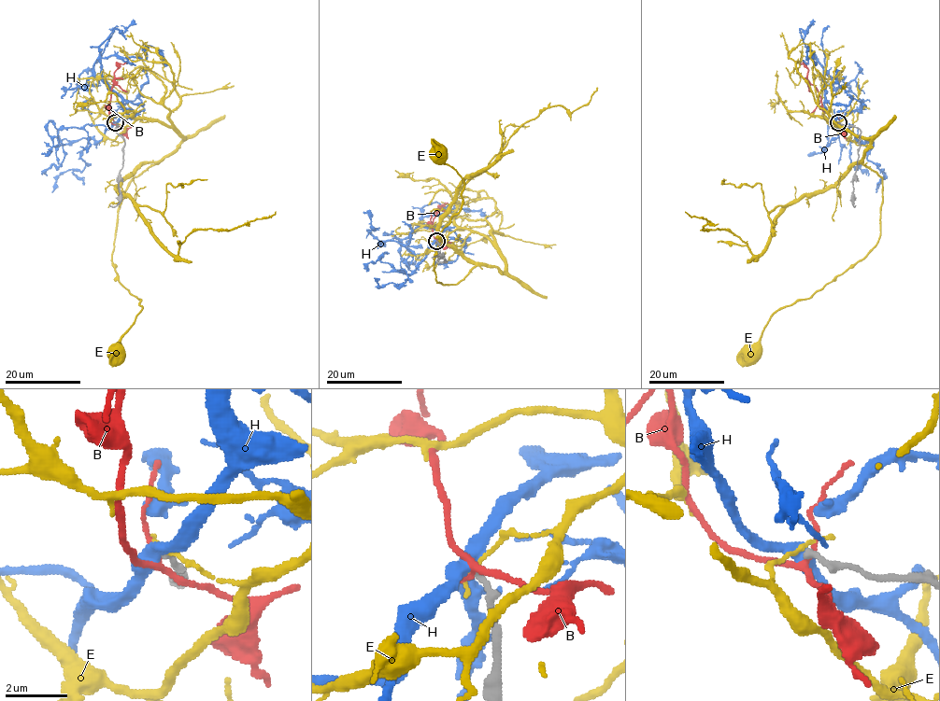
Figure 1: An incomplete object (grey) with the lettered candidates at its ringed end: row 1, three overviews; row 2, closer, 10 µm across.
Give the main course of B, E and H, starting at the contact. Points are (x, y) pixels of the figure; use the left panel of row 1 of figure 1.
B: (115, 123), (112, 123), (110, 116), (111, 91), (115, 70), (125, 63)
E: (115, 121), (160, 120), (183, 139), (133, 179), (120, 206), (113, 264), (142, 307), (121, 340), (121, 353)
H: (115, 121), (122, 111), (121, 97), (103, 77), (102, 58), (145, 59), (152, 46), (166, 66)

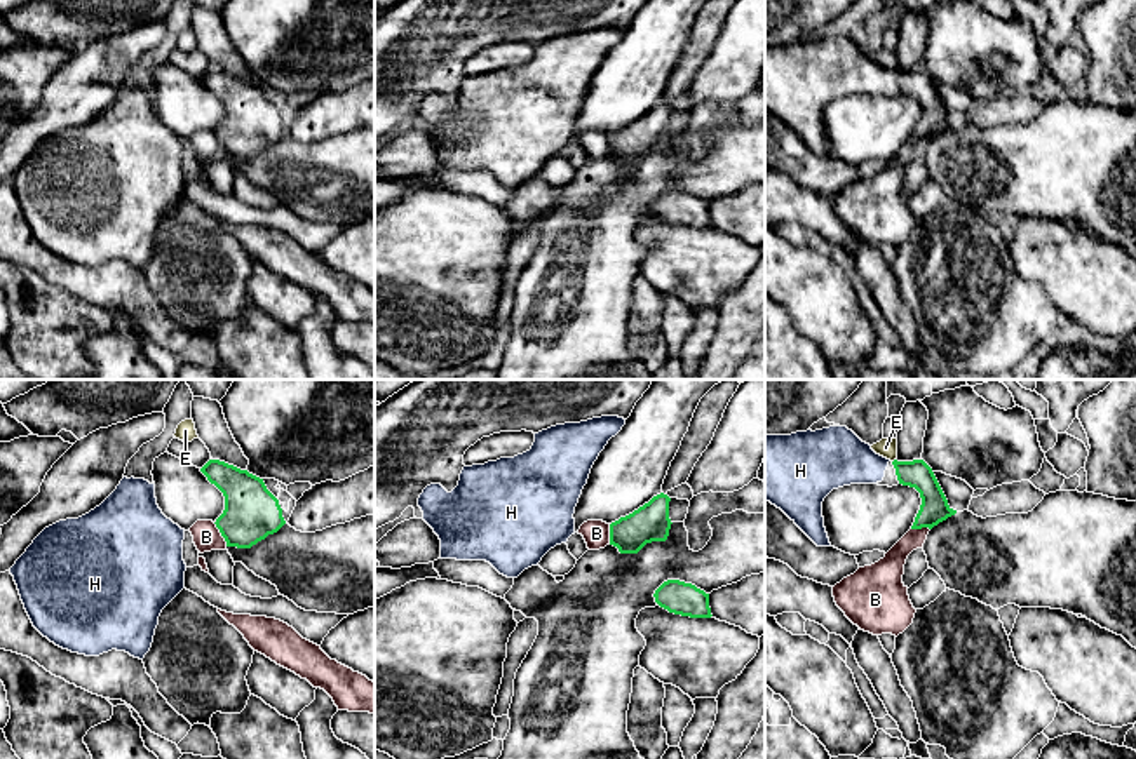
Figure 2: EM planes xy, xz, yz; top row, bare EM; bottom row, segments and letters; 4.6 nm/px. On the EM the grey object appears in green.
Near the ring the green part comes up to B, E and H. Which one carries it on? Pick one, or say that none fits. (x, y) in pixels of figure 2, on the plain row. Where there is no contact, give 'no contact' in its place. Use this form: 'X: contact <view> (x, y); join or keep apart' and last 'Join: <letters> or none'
B: contact xy (222, 145); keep apart
E: no contact; keep apart
H: no contact; join
Join: H

